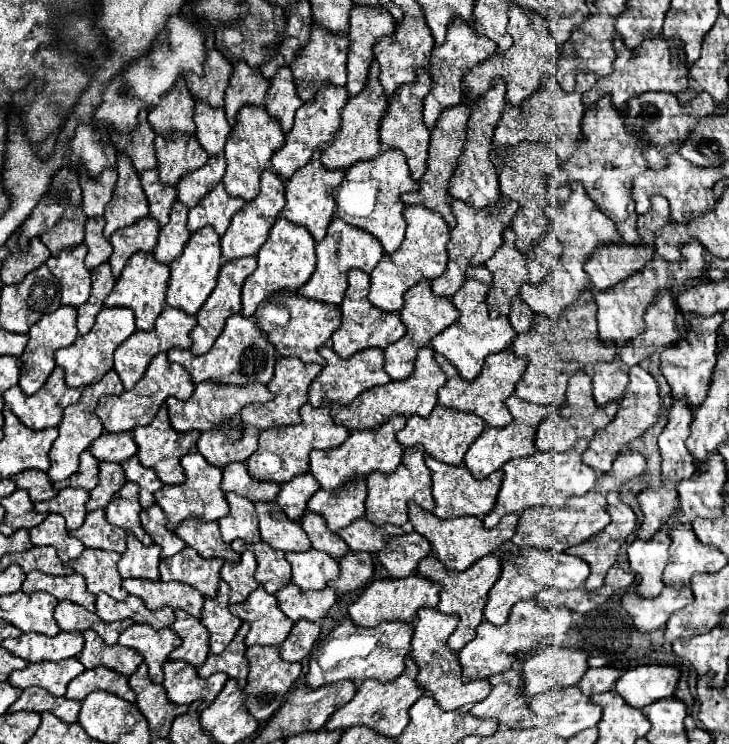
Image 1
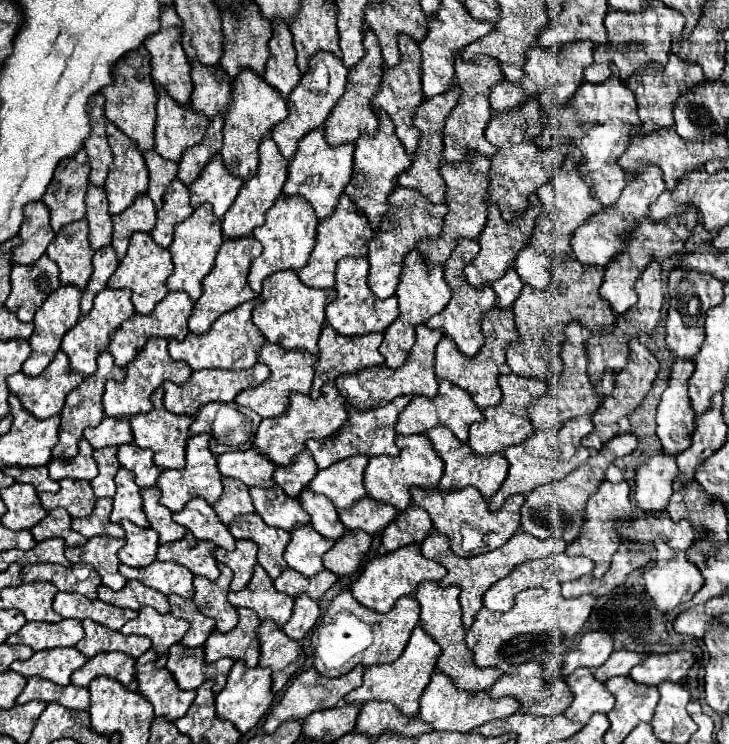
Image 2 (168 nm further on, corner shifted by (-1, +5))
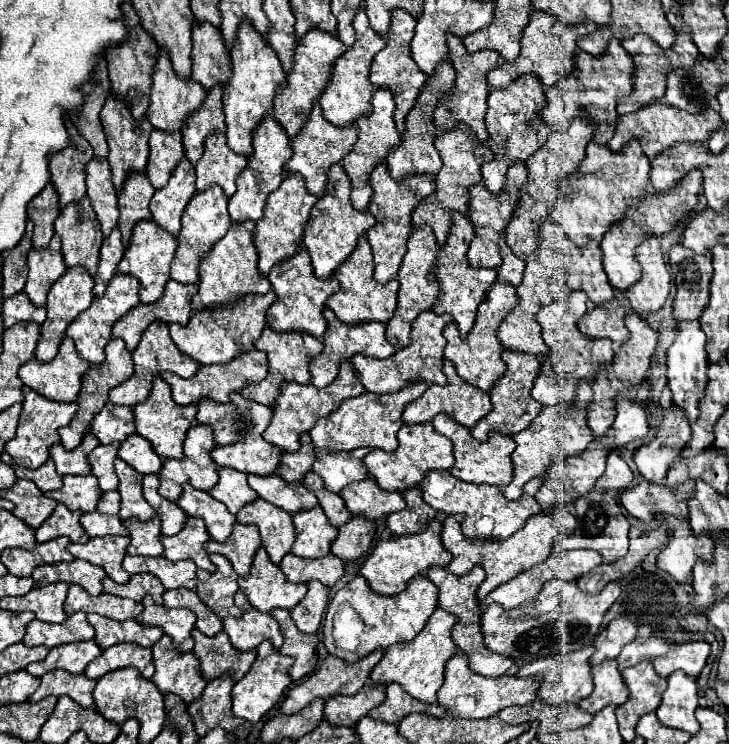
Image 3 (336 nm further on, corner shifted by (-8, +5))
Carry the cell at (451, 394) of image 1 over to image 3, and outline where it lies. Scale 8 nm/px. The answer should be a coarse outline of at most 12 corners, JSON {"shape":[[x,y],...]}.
{"shape":[[499,280],[479,304],[467,338],[443,328],[445,358],[471,386],[489,392],[503,376],[497,328],[515,304]]}

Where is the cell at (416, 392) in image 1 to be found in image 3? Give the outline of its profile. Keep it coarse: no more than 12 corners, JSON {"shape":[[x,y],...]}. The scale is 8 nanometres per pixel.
{"shape":[[421,312],[409,348],[379,360],[355,354],[365,390],[395,392],[409,380],[447,384],[443,328],[451,316]]}

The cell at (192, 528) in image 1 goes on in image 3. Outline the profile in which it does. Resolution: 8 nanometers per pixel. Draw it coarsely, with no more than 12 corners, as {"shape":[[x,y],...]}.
{"shape":[[183,484],[177,506],[203,518],[213,540],[225,542],[235,516],[209,492]]}

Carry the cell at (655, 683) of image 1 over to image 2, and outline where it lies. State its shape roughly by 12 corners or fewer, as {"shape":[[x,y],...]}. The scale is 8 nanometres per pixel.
{"shape":[[650,654],[630,678],[644,686],[684,682],[694,654]]}

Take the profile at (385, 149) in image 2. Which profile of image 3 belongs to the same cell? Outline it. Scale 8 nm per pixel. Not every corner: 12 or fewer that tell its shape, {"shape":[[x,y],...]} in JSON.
{"shape":[[377,88],[373,112],[357,120],[357,142],[343,156],[351,202],[367,210],[369,174],[399,144],[395,102]]}

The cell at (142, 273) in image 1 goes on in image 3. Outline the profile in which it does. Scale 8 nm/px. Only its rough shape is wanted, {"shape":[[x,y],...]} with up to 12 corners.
{"shape":[[153,220],[135,226],[117,272],[139,280],[139,298],[161,298],[177,238]]}

